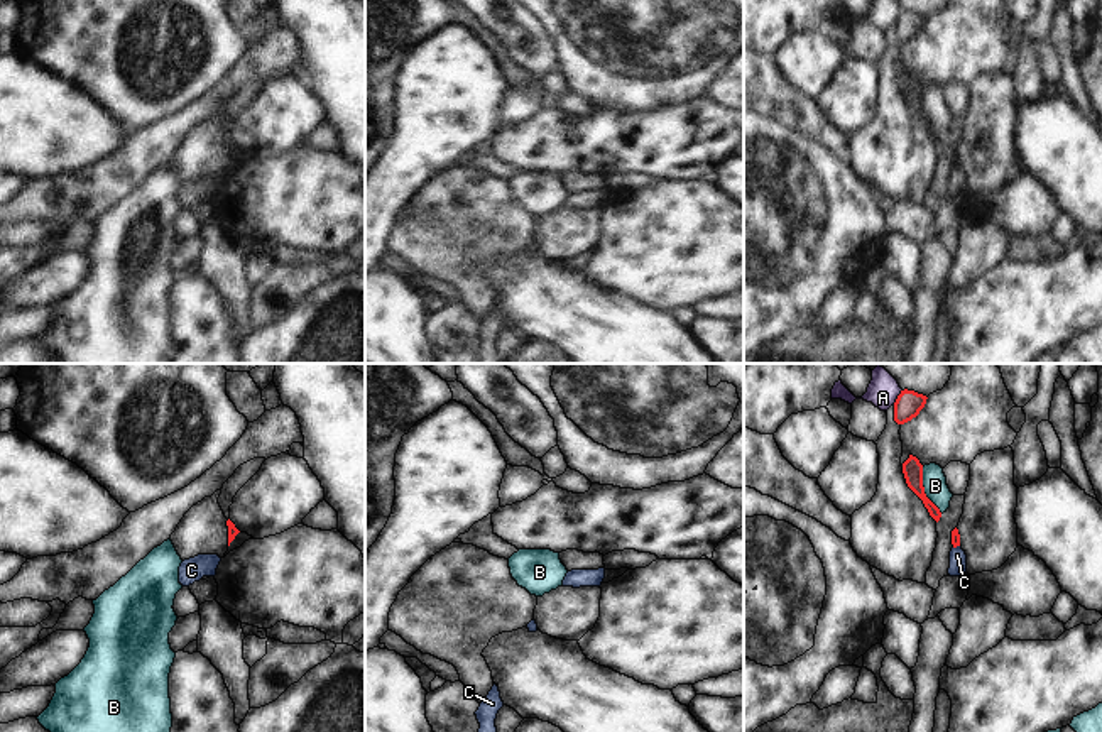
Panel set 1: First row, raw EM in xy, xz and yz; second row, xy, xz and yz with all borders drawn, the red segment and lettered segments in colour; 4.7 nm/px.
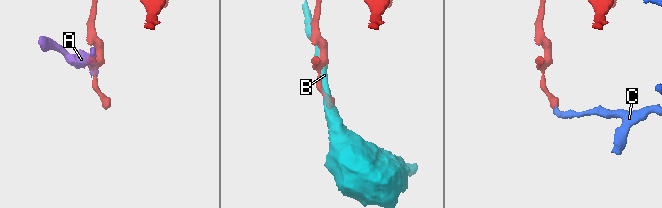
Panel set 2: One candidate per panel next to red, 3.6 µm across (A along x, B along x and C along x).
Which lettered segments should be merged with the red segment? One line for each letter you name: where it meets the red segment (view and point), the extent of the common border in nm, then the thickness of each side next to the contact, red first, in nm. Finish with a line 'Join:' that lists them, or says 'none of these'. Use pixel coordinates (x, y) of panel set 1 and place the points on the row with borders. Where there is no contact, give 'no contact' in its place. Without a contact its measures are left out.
Join: none of these

